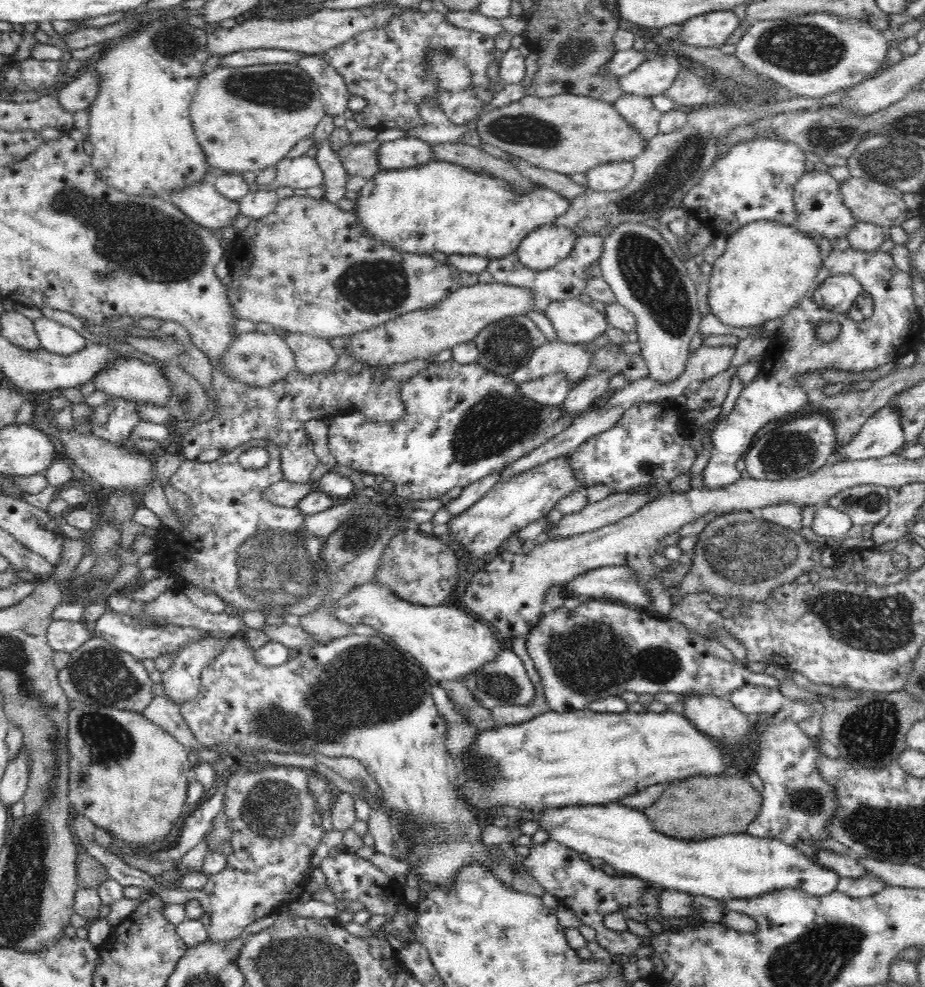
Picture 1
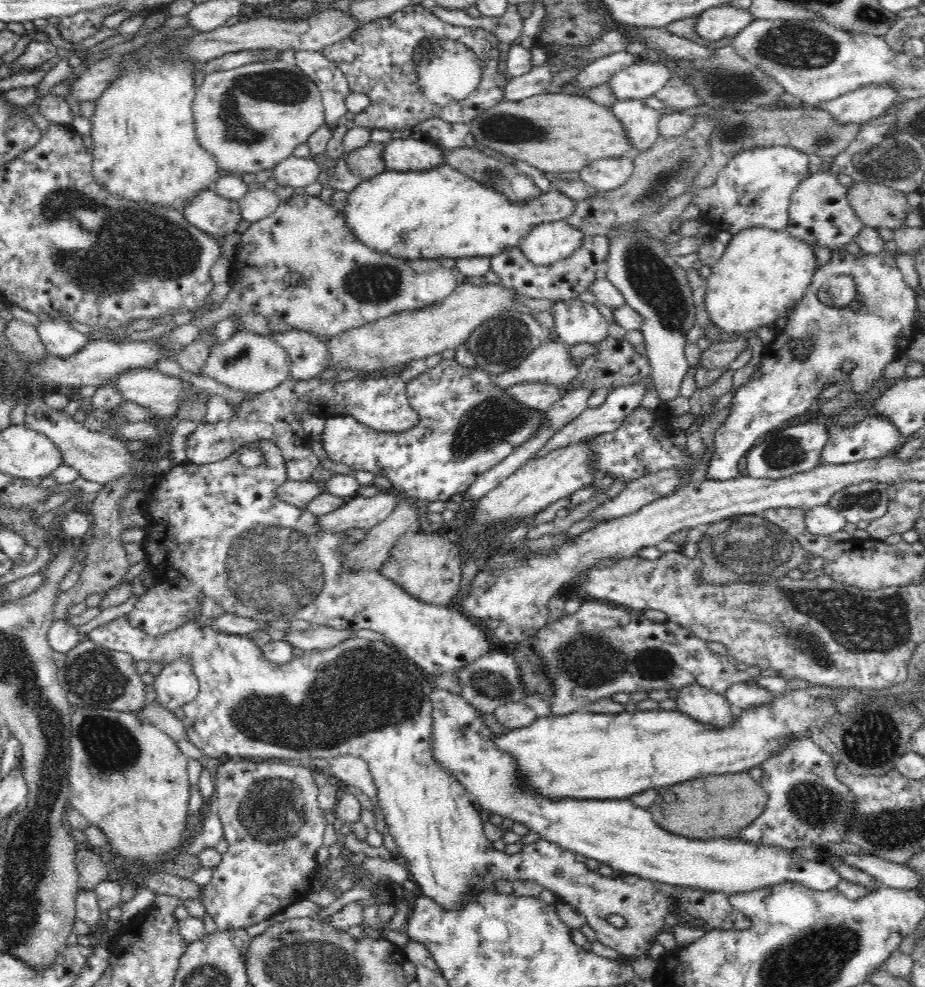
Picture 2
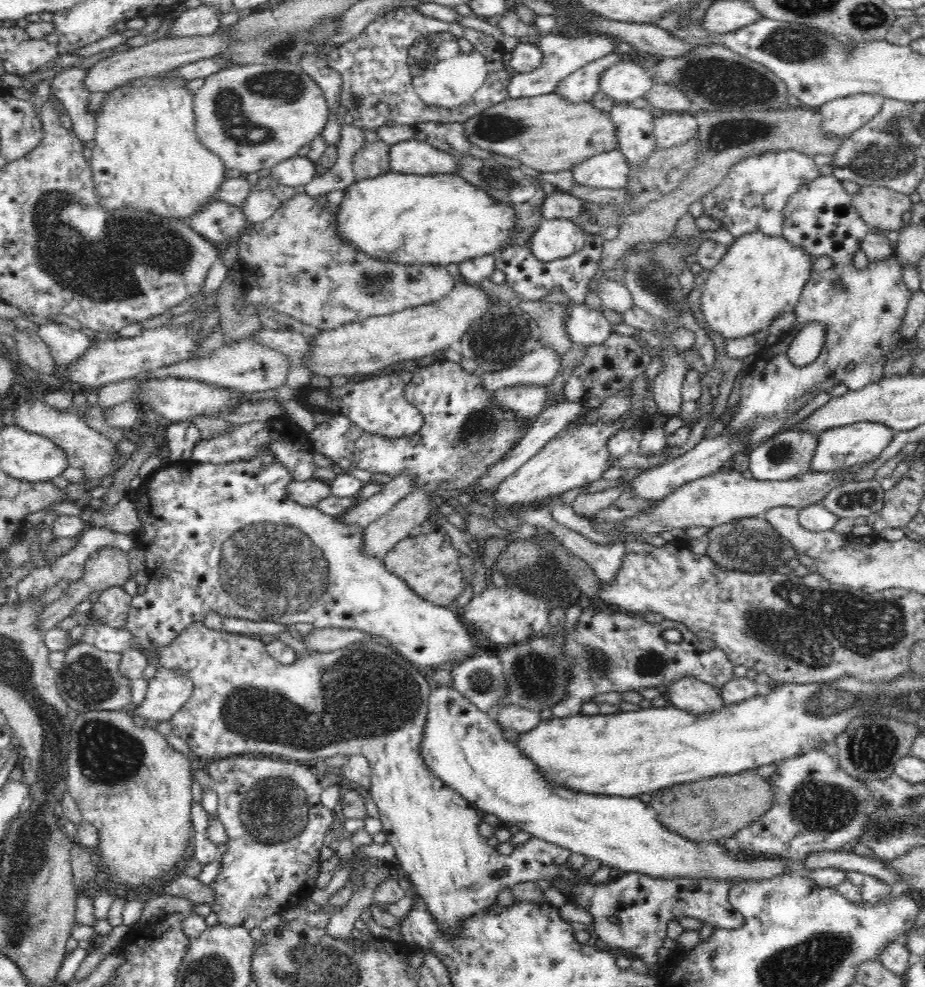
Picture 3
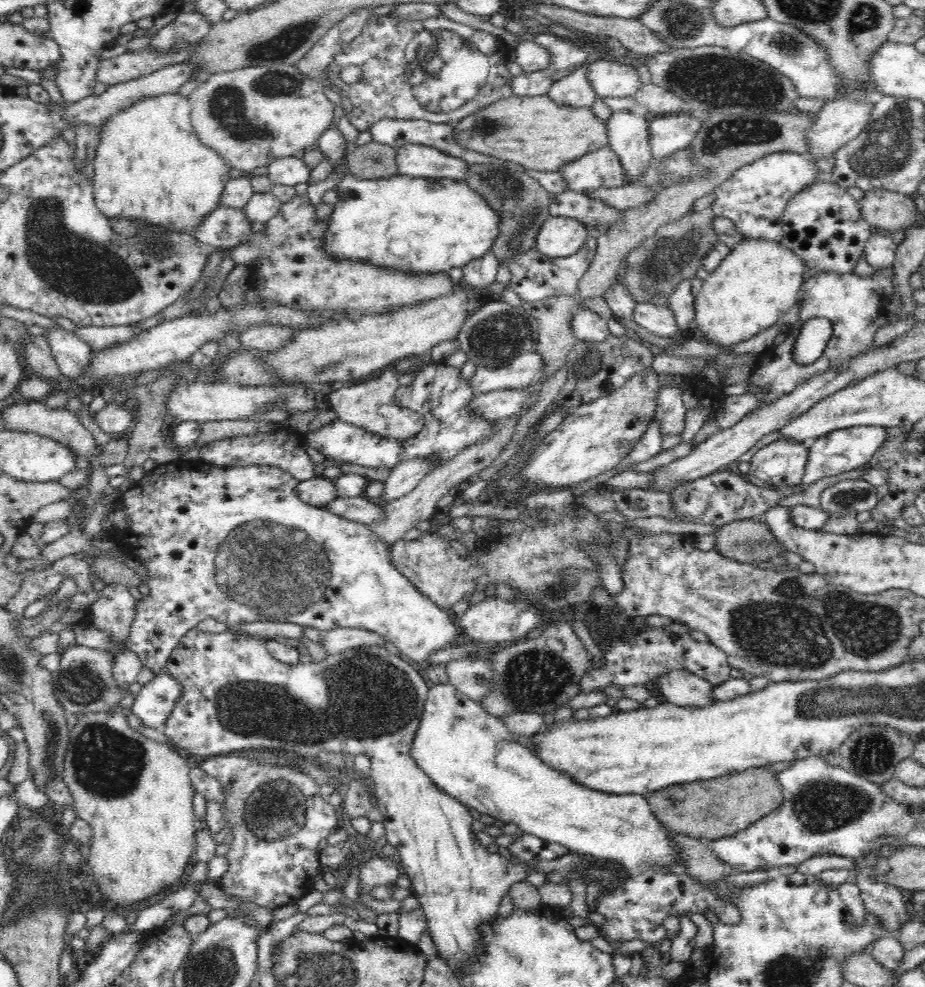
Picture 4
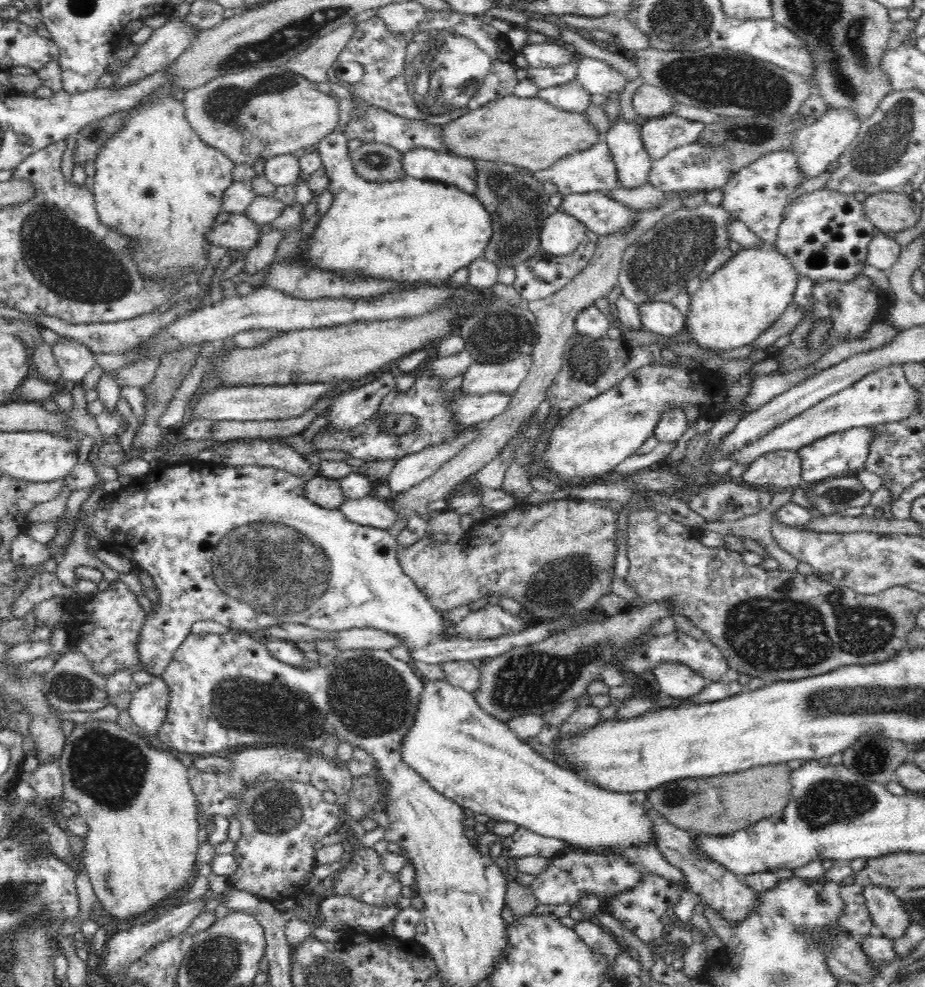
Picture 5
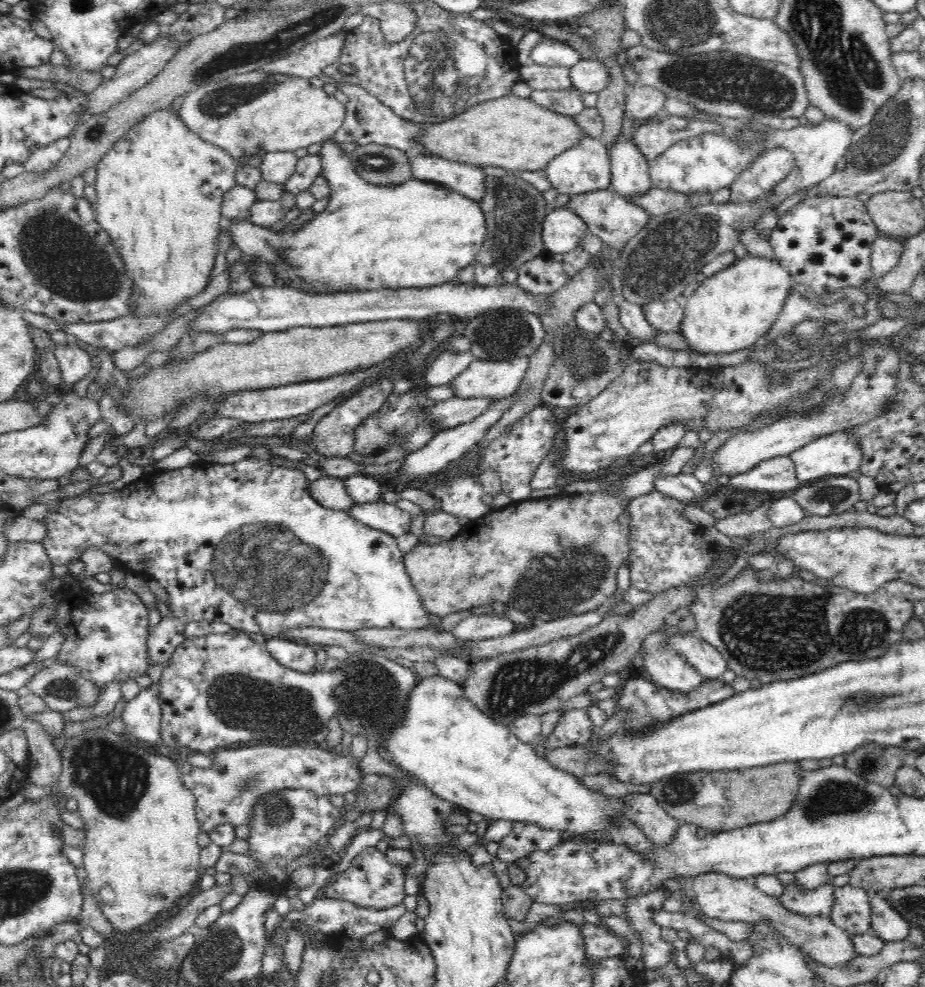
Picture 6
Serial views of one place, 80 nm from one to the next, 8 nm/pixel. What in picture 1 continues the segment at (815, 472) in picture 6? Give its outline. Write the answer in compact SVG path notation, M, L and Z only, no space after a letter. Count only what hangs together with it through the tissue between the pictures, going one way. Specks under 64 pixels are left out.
M892 402L889 403L870 416L846 446L836 446L833 454L855 461L900 452L907 446L900 416L901 411Z

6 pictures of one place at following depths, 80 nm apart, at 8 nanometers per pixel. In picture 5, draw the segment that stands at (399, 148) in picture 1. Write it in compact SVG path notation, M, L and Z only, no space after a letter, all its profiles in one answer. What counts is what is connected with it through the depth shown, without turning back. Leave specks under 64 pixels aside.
M411 148L403 152L402 164L408 176L448 183L475 195L478 171L466 157L431 148Z

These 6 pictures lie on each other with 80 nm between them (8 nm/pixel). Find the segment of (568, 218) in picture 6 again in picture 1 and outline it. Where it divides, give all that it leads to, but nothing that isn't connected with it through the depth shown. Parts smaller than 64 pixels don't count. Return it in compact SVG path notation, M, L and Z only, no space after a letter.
M553 223L533 230L515 250L522 266L532 271L546 271L556 267L573 251L577 233Z

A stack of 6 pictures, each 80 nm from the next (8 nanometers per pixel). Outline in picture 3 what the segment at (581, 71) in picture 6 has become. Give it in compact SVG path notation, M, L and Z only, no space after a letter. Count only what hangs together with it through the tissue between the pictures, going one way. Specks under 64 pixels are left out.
M632 57L604 72L598 88L615 102L628 103L646 96L656 83L654 70L647 72L642 59Z

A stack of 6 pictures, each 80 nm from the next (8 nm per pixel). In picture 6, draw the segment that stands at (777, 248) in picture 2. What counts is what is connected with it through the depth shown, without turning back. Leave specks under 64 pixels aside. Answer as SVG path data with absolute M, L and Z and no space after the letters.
M748 253L725 270L707 277L693 296L682 300L685 314L680 333L694 351L702 354L751 348L772 328L794 285L790 272L780 261Z

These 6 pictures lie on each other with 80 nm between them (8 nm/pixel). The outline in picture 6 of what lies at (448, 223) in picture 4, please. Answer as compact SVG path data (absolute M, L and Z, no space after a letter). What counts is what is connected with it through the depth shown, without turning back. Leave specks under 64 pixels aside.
M332 138L322 142L319 155L321 173L330 187L329 203L308 224L282 233L281 230L272 231L258 226L250 219L223 221L223 228L228 229L233 244L240 248L244 258L258 258L261 264L274 265L278 284L295 287L305 293L315 290L317 295L370 292L382 288L426 288L456 281L462 268L476 262L475 257L486 238L484 211L478 201L432 181L410 179L397 185L370 184L358 174L349 153Z

